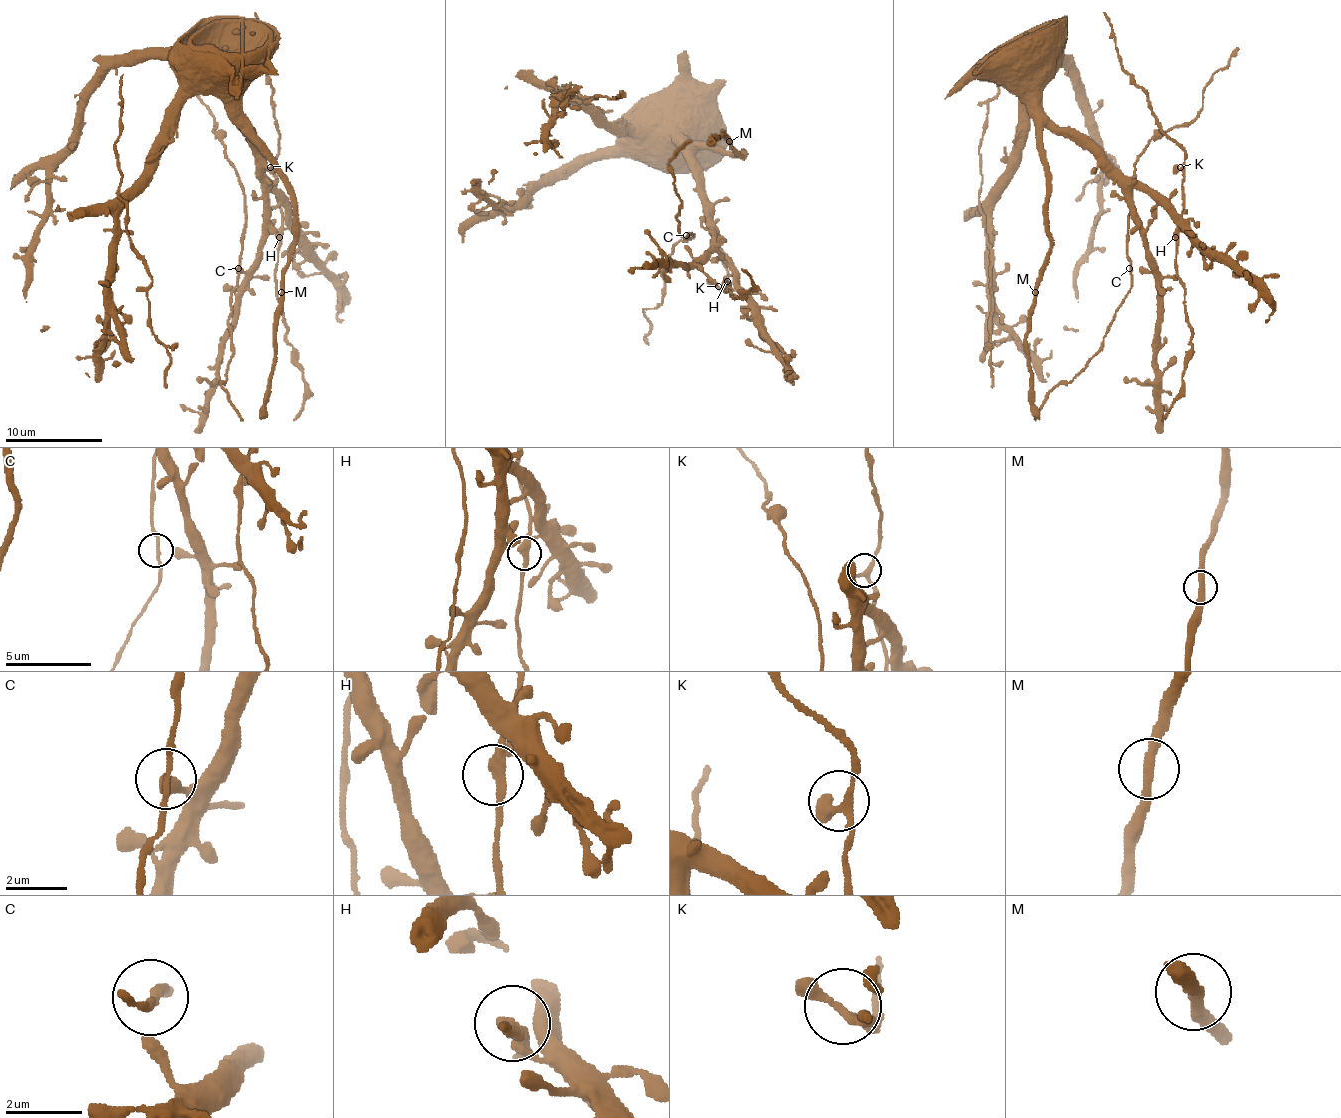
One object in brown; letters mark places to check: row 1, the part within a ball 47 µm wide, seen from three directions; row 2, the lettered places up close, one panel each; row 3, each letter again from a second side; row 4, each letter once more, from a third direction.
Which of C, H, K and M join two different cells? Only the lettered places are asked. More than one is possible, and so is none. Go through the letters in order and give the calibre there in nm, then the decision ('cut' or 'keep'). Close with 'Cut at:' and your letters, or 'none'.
C: calibre 130 nm; keep
H: calibre 360 nm; keep
K: calibre 200 nm; keep
M: calibre 320 nm; keep
Cut at: none

